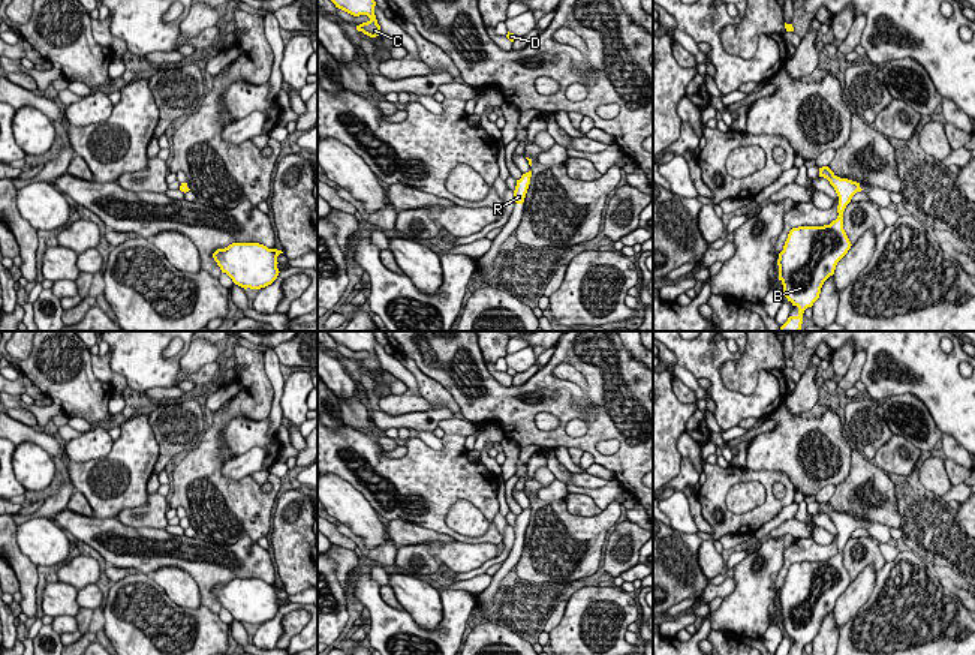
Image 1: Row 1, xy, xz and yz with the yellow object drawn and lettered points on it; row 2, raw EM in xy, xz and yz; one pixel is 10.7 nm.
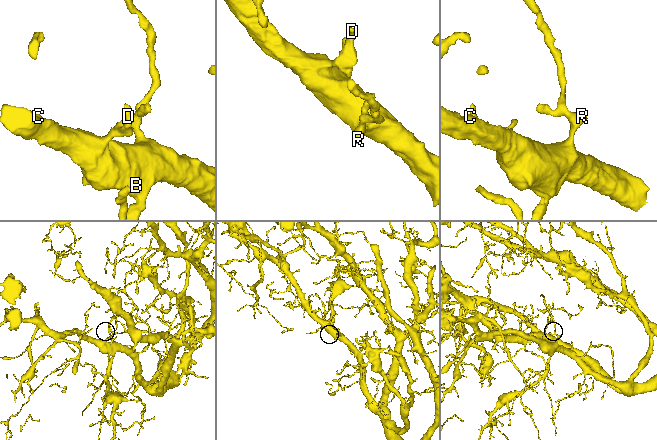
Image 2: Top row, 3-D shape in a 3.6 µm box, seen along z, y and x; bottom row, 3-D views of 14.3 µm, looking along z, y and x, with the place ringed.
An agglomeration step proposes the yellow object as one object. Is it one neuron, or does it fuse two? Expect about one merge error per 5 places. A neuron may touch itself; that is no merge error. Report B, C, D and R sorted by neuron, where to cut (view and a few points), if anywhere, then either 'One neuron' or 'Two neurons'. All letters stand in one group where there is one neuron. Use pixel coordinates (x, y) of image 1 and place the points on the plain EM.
Groups: B C D R. No split. One neuron

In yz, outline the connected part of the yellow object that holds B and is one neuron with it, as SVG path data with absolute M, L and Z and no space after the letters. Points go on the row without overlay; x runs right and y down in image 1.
M828 502L819 504L819 513L834 523L839 552L830 561L798 562L788 570L777 595L785 633L798 643L798 651L788 655L803 655L804 646L819 634L824 618L852 582L843 565L843 547L863 525L857 517L837 513Z

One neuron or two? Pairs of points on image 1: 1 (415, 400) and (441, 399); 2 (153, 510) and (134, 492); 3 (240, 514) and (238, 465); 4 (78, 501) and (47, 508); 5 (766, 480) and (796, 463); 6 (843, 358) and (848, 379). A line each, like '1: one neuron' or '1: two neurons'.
1: two neurons
2: two neurons
3: two neurons
4: two neurons
5: two neurons
6: two neurons

